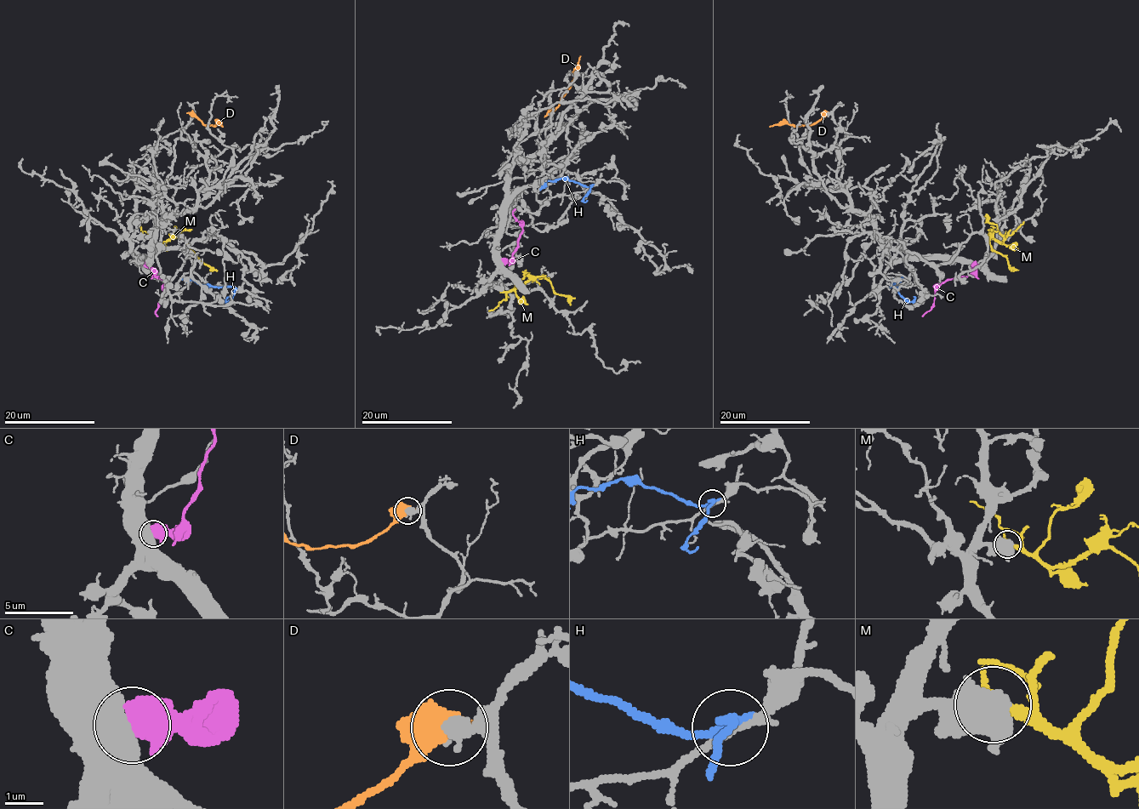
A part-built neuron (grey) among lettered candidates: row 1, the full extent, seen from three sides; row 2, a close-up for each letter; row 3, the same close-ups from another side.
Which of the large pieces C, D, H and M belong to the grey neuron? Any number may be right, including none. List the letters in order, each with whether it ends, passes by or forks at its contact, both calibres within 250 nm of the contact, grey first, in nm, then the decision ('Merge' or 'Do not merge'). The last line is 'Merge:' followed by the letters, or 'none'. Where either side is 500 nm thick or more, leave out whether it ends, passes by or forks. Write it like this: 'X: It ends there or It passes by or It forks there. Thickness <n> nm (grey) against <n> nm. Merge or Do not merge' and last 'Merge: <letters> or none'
C: Thickness 850 nm (grey) against 800 nm. Do not merge
D: Thickness 460 nm (grey) against 700 nm. Do not merge
H: It passes by. Thickness 190 nm (grey) against 200 nm. Do not merge
M: Thickness 550 nm (grey) against 380 nm. Merge
Merge: M

